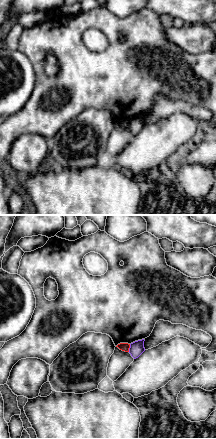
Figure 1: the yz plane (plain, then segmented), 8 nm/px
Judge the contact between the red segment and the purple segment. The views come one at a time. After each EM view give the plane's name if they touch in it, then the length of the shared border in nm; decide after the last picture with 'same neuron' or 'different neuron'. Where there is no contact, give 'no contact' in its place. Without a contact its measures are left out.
contact in yz; length 70 nm

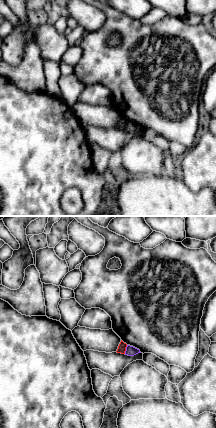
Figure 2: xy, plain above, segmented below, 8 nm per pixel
contact in xy; length 80 nm

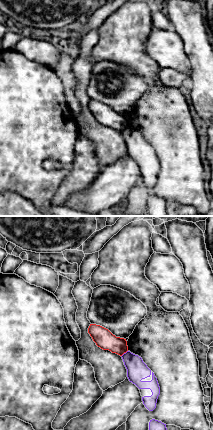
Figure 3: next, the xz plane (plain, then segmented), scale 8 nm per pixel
contact in xz; length 80 nm

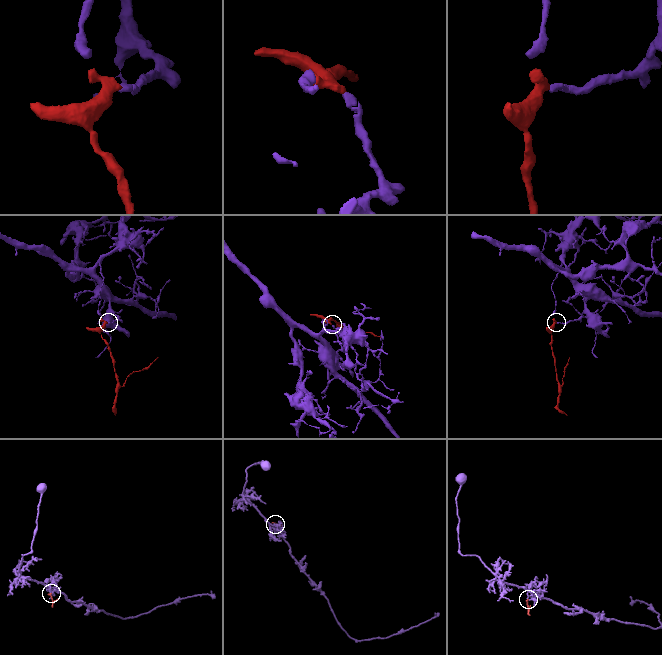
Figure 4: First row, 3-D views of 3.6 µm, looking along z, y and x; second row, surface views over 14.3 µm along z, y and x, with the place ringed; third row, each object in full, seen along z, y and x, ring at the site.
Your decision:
different neuron

